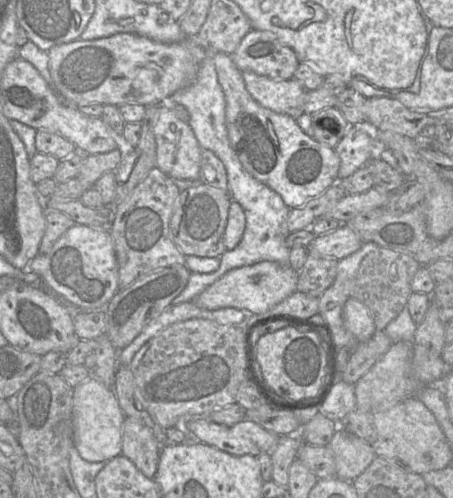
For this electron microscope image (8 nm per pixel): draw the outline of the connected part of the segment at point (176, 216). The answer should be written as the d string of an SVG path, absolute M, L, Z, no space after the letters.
M199 183L180 192L171 219L172 240L184 255L220 257L226 250L224 232L232 199L227 190Z

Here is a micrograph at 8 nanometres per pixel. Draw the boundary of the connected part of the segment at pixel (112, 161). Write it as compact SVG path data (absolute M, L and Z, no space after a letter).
M119 148L107 153L85 155L76 179L85 189L94 186L95 182L105 173L115 171L122 160Z

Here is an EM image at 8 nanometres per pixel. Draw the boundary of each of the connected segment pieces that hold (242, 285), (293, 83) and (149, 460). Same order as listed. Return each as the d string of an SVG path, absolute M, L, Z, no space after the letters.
M262 261L227 271L192 301L207 310L231 307L249 310L253 314L263 314L294 293L297 282L298 272L290 265Z
M241 71L250 95L261 106L294 119L304 112L306 89L294 78L275 80L252 71Z
M125 417L121 453L148 478L156 475L160 451L151 428L134 417Z

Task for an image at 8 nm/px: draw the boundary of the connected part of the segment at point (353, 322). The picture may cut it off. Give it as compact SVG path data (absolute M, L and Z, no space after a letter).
M356 298L345 302L342 318L345 328L358 342L369 340L376 331L368 308Z

